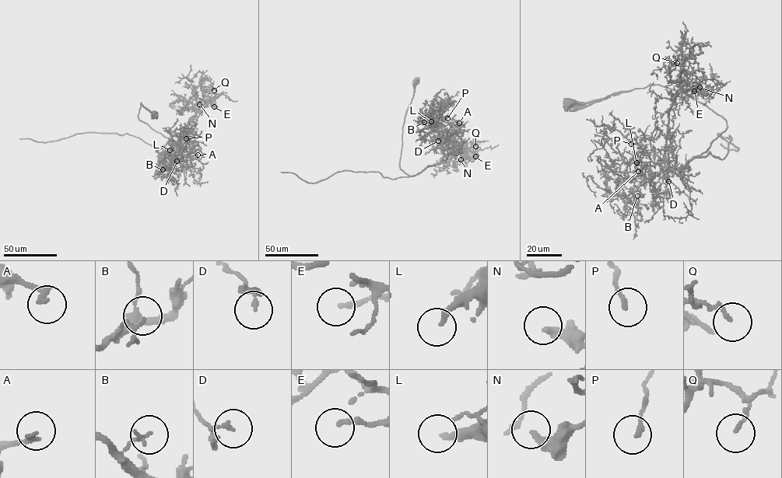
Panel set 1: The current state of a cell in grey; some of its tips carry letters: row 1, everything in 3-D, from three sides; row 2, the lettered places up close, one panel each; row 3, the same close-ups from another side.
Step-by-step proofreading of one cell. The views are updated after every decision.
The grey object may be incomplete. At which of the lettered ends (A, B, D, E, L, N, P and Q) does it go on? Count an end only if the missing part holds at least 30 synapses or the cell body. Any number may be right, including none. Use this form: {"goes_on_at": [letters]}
{"goes_on_at": []}

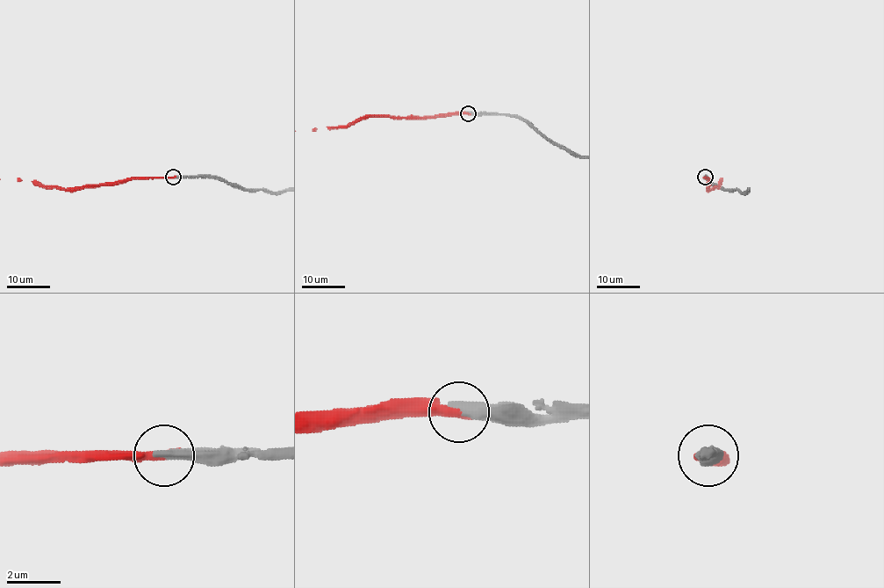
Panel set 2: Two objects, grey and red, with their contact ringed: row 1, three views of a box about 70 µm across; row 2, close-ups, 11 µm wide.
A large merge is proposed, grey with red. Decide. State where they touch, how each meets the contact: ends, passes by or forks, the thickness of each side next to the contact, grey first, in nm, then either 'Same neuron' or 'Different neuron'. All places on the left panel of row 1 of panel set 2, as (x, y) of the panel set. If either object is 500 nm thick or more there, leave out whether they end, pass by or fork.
Place: (173, 177). At the ring grey ends. At the ring red ends. Thickness 440 nm (grey) against 360 nm. Same neuron

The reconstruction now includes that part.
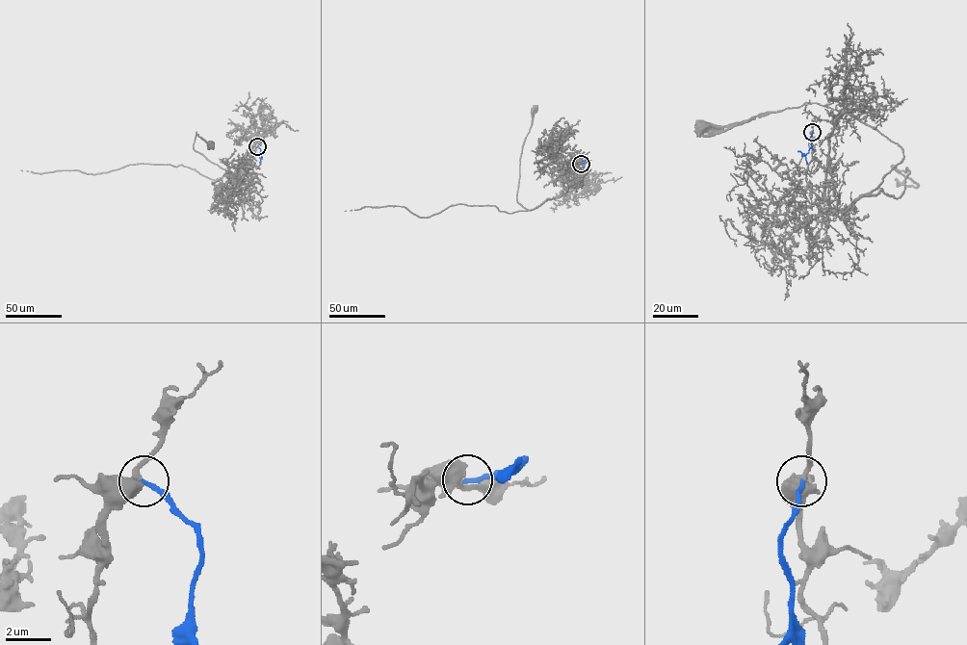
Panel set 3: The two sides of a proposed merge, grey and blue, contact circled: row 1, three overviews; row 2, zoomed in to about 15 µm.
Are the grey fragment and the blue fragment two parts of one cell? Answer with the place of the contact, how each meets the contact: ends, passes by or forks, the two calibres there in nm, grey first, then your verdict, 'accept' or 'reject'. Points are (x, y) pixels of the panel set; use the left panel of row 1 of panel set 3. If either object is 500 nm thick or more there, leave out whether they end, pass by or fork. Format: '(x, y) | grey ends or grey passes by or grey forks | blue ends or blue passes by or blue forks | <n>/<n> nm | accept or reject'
(257, 146) | grey passes by | blue ends | 280/200 nm | accept

